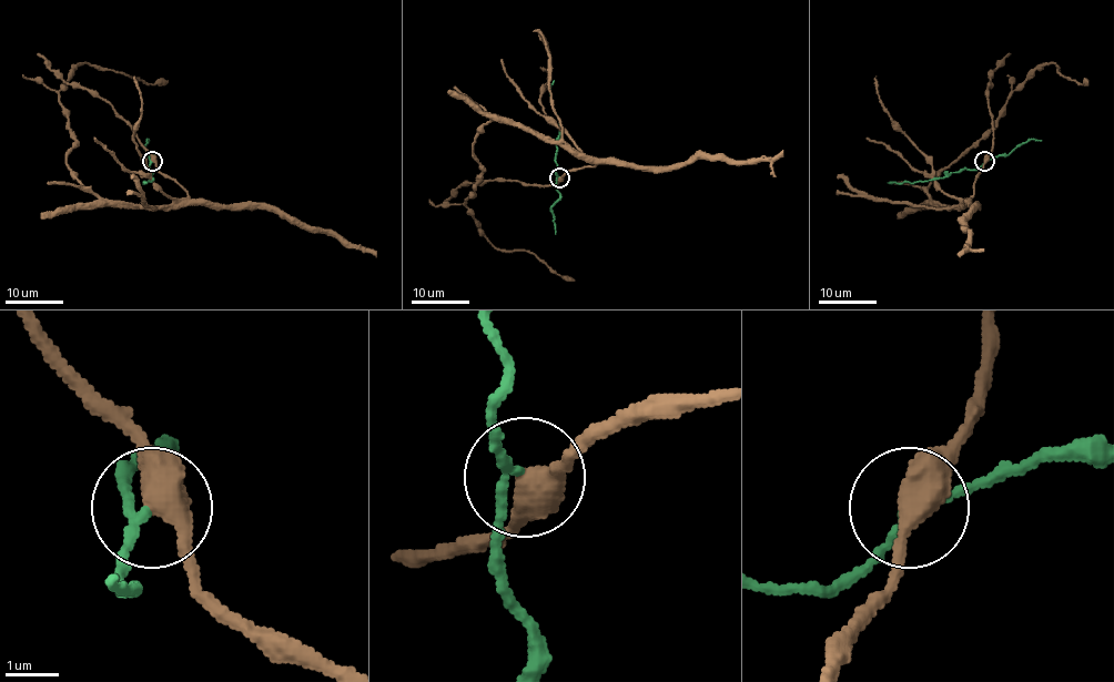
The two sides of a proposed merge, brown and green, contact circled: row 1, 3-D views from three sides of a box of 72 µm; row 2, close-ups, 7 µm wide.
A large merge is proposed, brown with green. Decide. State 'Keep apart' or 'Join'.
Keep apart

